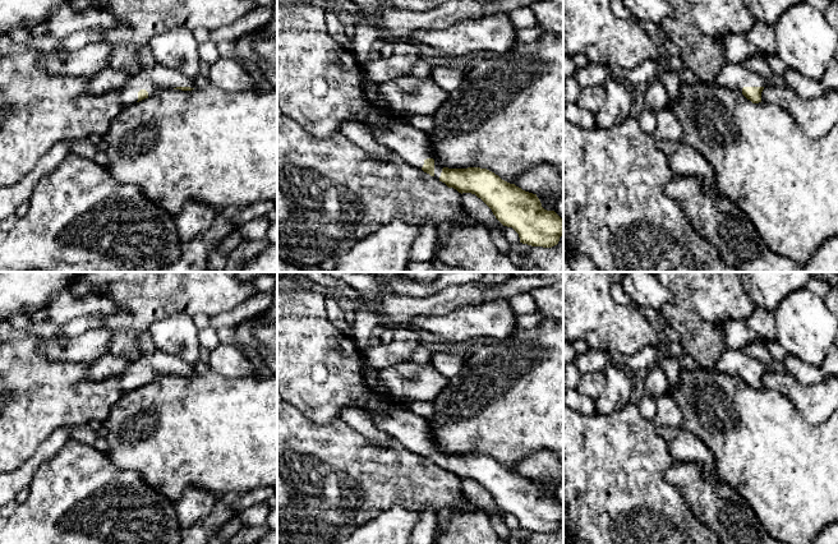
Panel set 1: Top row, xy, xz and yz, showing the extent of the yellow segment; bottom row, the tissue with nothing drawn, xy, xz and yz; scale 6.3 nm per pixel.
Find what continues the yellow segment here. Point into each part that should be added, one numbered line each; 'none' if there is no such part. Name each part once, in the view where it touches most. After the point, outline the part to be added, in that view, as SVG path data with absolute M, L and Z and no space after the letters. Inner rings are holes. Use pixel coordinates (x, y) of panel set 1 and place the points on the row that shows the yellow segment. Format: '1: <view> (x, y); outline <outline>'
1: xz (414, 146); outline M391 119L385 128L365 125L370 129L374 139L387 147L391 152L399 155L409 165L422 169L427 158L434 160L434 179L439 180L442 165L432 149L430 137L400 119Z

